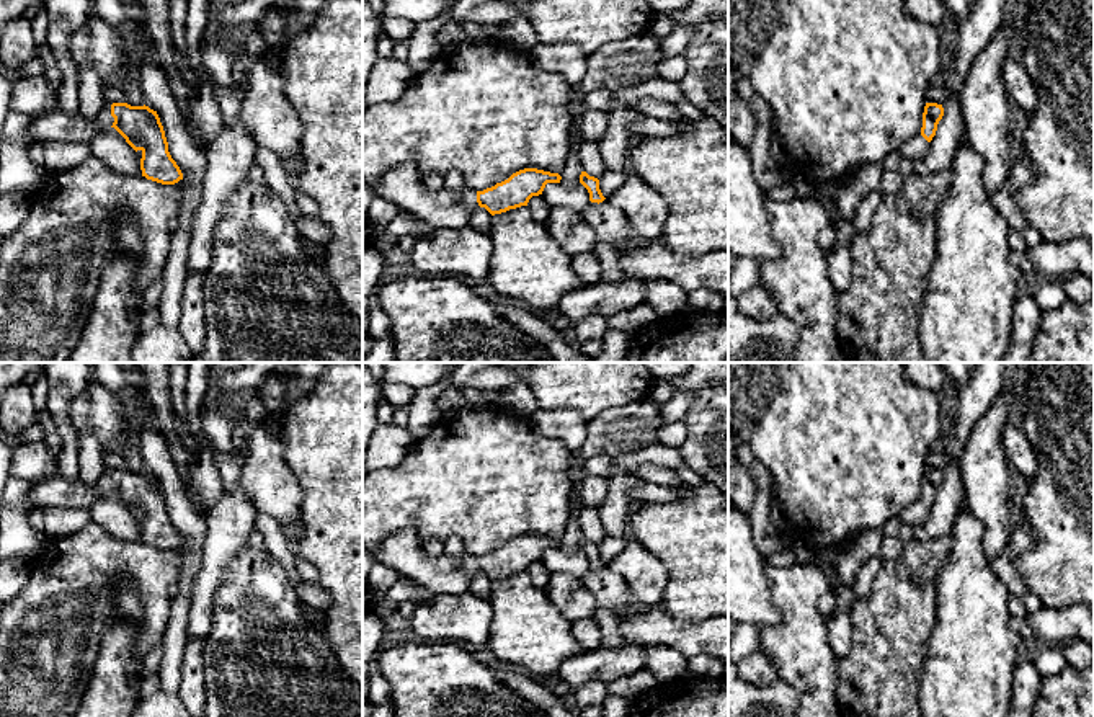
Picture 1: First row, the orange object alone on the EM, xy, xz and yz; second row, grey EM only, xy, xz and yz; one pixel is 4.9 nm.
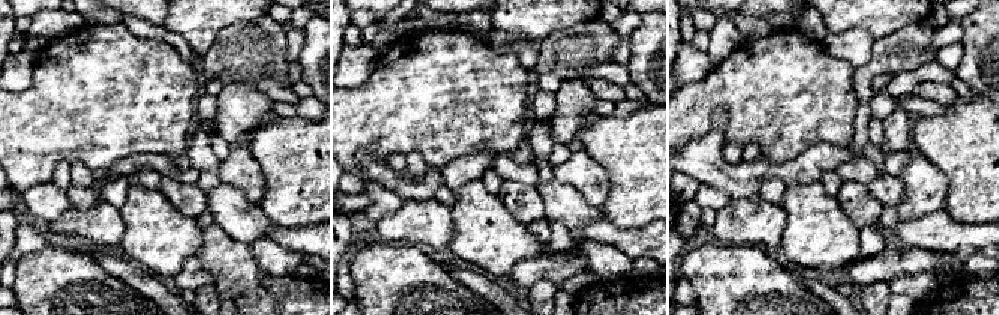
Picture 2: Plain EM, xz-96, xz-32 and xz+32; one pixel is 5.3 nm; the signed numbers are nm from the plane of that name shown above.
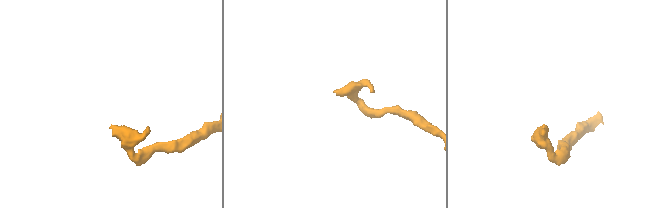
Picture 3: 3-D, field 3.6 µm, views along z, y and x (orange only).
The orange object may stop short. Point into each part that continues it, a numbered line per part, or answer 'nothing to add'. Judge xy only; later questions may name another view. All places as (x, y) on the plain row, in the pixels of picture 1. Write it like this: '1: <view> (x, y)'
1: xy (59, 492)

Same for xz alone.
1: xz (402, 551)

